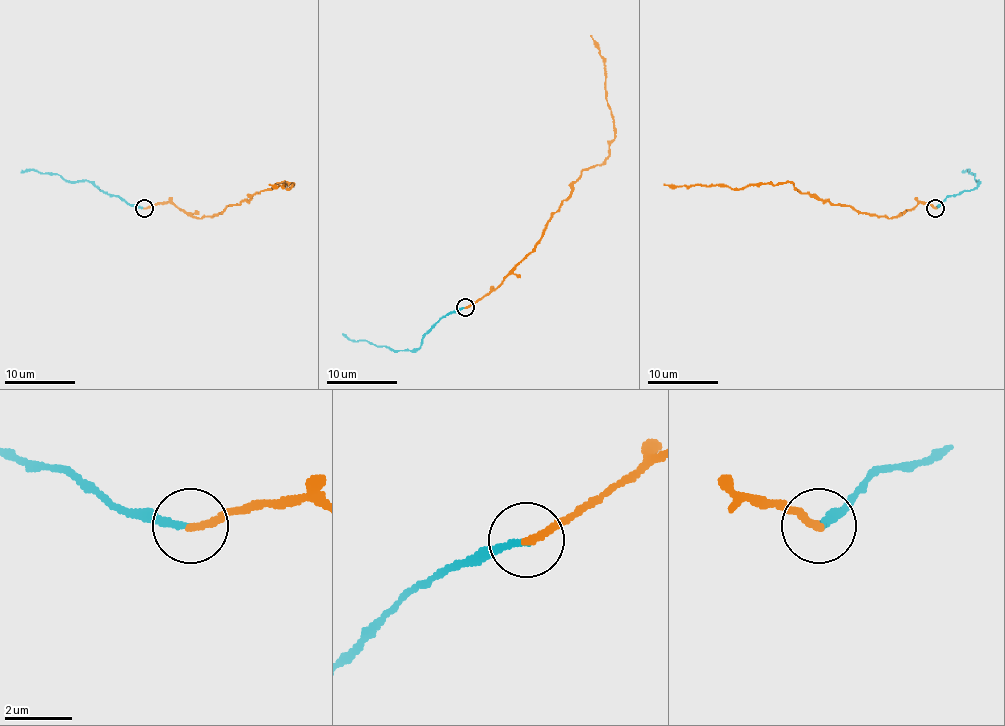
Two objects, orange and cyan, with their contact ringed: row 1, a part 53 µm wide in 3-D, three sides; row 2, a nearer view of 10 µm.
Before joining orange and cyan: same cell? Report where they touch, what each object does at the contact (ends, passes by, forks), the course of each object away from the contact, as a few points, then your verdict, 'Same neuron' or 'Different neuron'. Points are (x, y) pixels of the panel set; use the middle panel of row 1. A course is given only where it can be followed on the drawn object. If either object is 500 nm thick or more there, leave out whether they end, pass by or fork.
Place: (465, 307). At the ring orange ends. At the ring cyan ends. Course of orange: (465, 307), (493, 291), (525, 257), (579, 175), (609, 153), (614, 120), (600, 50), (590, 36). Course of cyan: (465, 307), (446, 314), (424, 335), (421, 345), (412, 351), (391, 351), (365, 340), (352, 342), (342, 333). Same neuron

